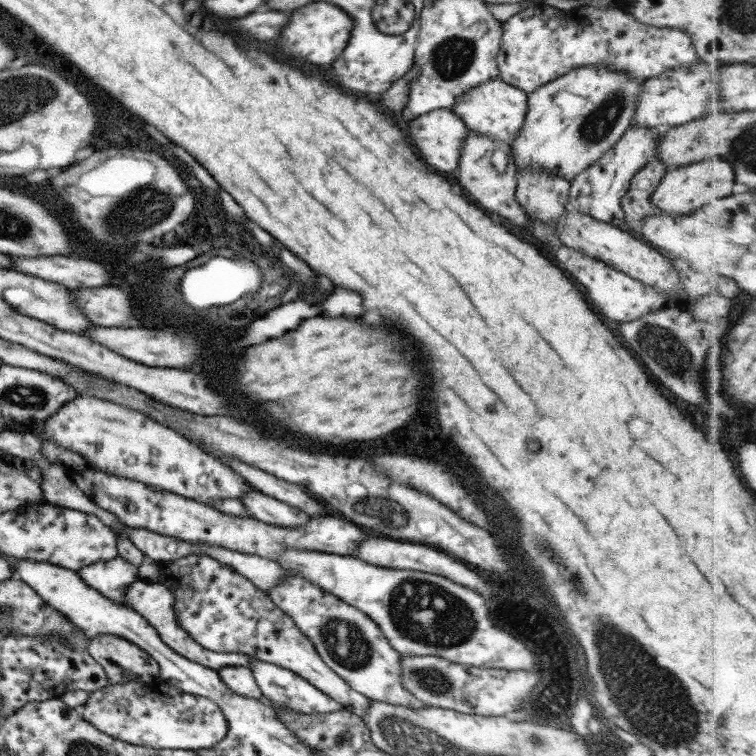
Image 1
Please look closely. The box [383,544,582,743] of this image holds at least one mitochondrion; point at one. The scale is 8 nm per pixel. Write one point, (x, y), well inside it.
(422, 611)

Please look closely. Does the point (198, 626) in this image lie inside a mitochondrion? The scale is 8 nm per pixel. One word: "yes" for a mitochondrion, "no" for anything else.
yes

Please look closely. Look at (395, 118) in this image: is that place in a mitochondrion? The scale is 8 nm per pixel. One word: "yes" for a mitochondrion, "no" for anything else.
no

